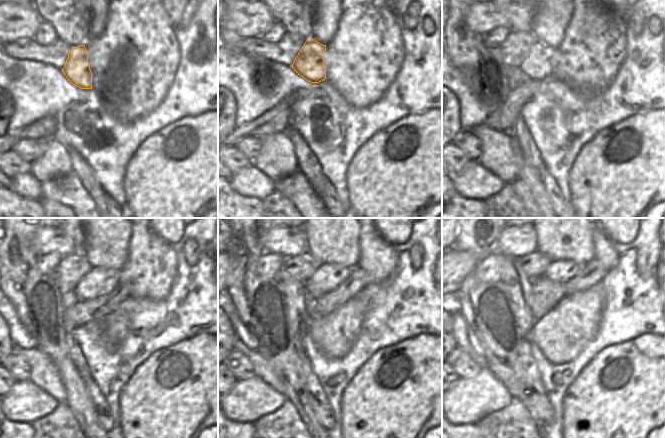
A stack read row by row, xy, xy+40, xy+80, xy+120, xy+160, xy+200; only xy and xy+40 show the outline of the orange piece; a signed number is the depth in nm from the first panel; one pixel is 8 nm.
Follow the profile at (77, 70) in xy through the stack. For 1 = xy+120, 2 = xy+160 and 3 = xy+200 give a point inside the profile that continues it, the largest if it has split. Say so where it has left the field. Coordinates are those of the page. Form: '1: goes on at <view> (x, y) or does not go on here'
1: goes on at xy+120 (99, 281)
2: goes on at xy+160 (329, 276)
3: goes on at xy+200 (561, 271)

